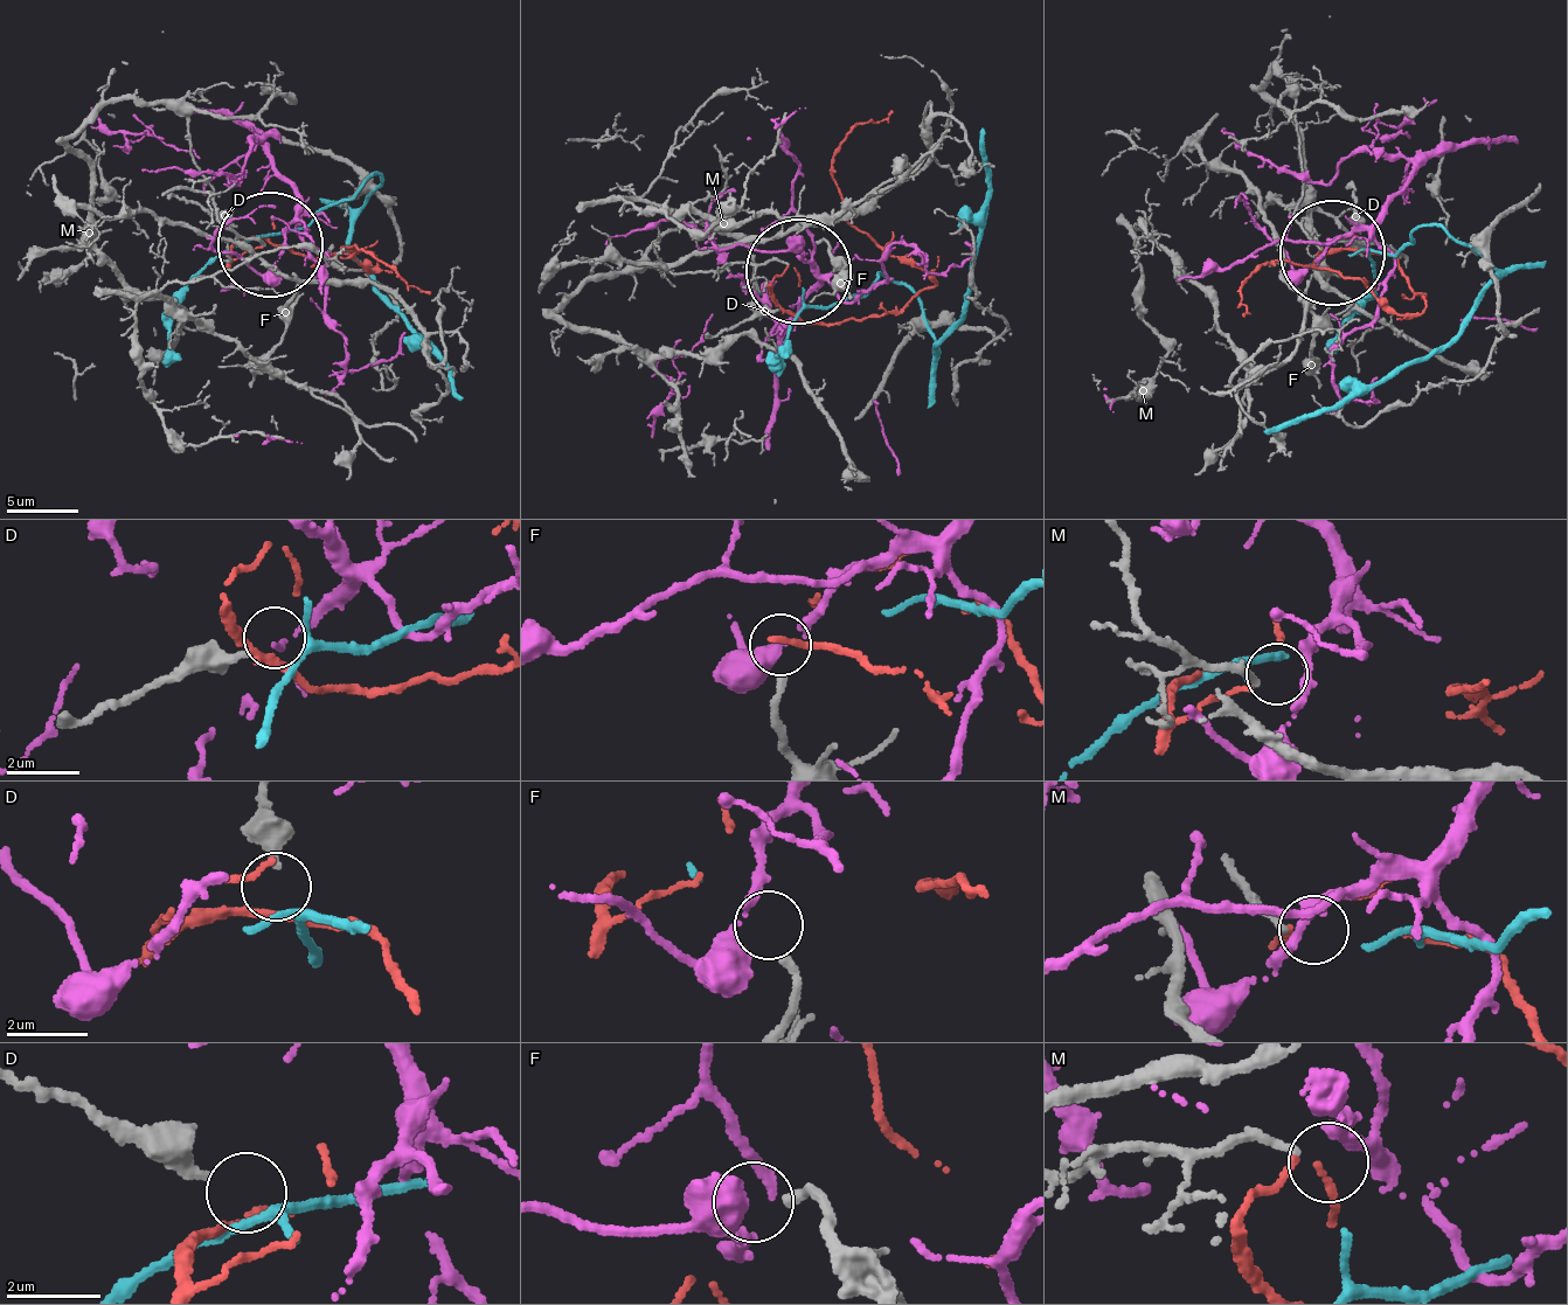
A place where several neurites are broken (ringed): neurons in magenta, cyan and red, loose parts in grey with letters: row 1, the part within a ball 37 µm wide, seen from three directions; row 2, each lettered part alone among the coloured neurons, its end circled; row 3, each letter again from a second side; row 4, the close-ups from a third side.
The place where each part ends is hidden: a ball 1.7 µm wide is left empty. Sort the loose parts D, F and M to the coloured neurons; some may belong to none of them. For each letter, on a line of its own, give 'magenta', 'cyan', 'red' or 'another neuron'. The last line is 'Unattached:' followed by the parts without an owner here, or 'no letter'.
D: another neuron
F: another neuron
M: another neuron
Unattached: D, F, M

